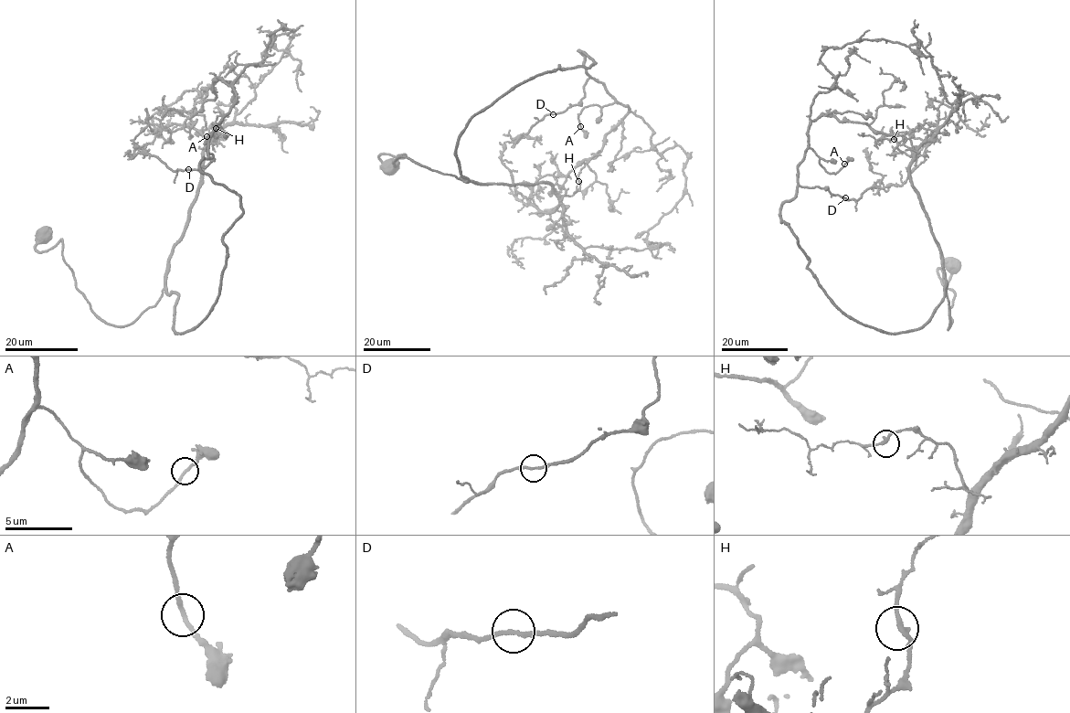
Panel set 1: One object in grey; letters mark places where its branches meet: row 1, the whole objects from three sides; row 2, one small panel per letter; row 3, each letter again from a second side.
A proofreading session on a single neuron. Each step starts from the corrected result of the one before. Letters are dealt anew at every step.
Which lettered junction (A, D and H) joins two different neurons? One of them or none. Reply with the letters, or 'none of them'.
D

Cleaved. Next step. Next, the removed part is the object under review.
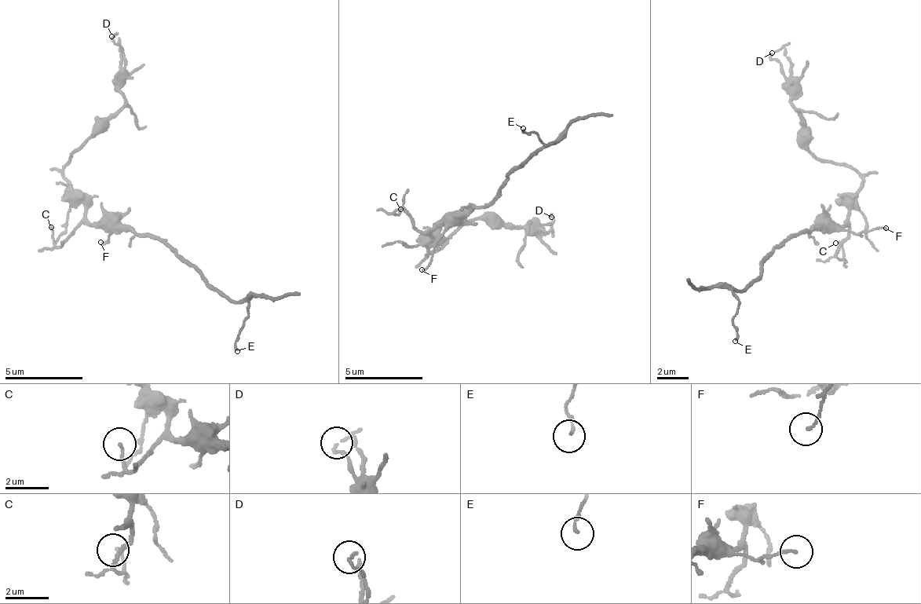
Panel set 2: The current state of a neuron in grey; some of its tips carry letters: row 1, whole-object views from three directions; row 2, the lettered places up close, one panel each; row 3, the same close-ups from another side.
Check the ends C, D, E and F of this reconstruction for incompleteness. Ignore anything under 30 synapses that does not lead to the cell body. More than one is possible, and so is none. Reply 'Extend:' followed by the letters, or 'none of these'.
Extend: none of these

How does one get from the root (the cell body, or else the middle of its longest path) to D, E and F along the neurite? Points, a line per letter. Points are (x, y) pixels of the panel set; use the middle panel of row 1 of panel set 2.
D: (458, 225), (432, 229), (436, 239), (429, 254), (480, 219), (524, 226), (530, 222), (546, 232), (551, 217)
E: (458, 225), (475, 209), (495, 204), (508, 175), (550, 144), (523, 128)
F: (458, 225), (444, 232), (444, 236), (436, 243), (425, 269), (422, 269)

